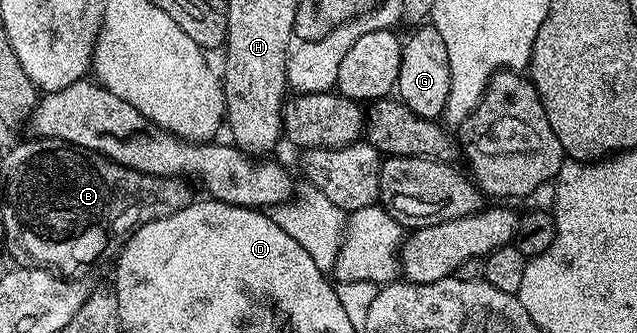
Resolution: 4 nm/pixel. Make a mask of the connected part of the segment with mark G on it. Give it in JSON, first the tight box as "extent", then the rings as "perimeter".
{"extent":[396,22,450,121],"perimeter":[[[426,22],[413,29],[414,36],[405,37],[402,45],[402,57],[400,58],[400,74],[396,85],[397,99],[425,120],[437,121],[446,111],[448,102],[448,90],[450,89],[450,71],[448,70],[448,50],[444,47],[444,38],[440,38],[440,30],[436,30],[434,25]]]}

